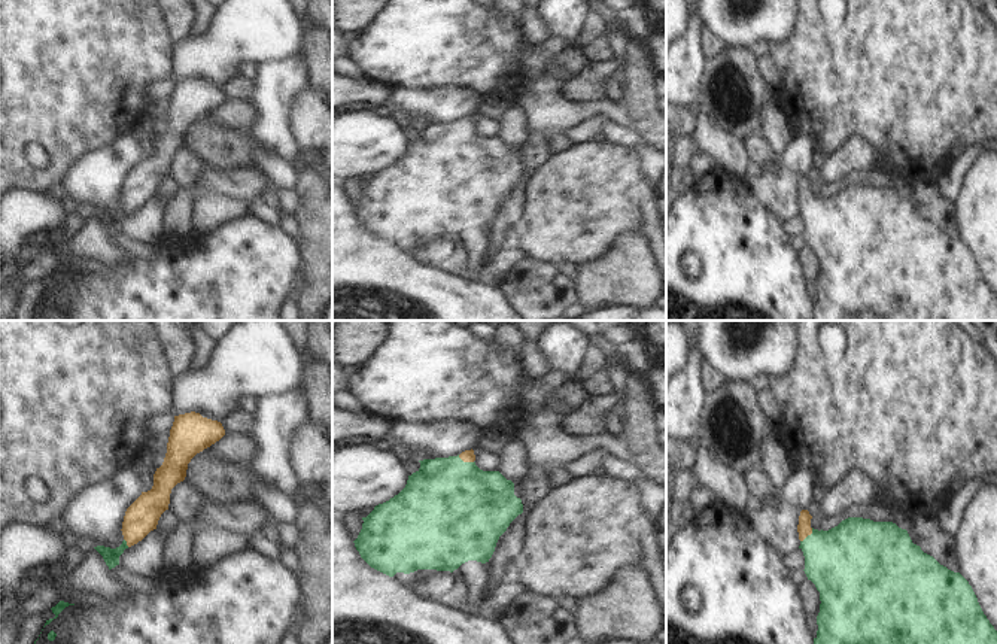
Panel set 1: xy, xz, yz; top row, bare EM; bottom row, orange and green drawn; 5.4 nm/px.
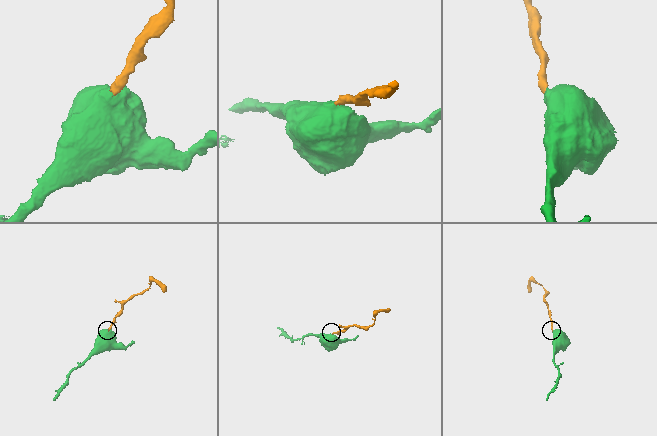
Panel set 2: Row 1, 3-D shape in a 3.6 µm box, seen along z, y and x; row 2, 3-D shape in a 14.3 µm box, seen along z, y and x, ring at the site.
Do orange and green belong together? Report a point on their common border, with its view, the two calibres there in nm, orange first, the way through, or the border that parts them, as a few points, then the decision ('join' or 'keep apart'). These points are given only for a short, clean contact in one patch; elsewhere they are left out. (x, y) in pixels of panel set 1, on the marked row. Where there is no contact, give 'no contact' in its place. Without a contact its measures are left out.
contact xz (465, 461); calibres 60 and 500 nm; way xz (468, 455), (465, 461), (453, 488), (453, 506); join

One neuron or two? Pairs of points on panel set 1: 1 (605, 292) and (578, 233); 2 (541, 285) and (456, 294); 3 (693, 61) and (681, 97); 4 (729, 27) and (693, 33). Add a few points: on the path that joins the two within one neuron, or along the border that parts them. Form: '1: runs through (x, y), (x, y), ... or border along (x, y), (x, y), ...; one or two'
1: border along (617, 236), (599, 257), (581, 261), (577, 266); two
2: border along (497, 283), (510, 304); two
3: runs through (684, 70), (681, 73), (681, 88); one
4: border along (695, 15), (701, 30); two

